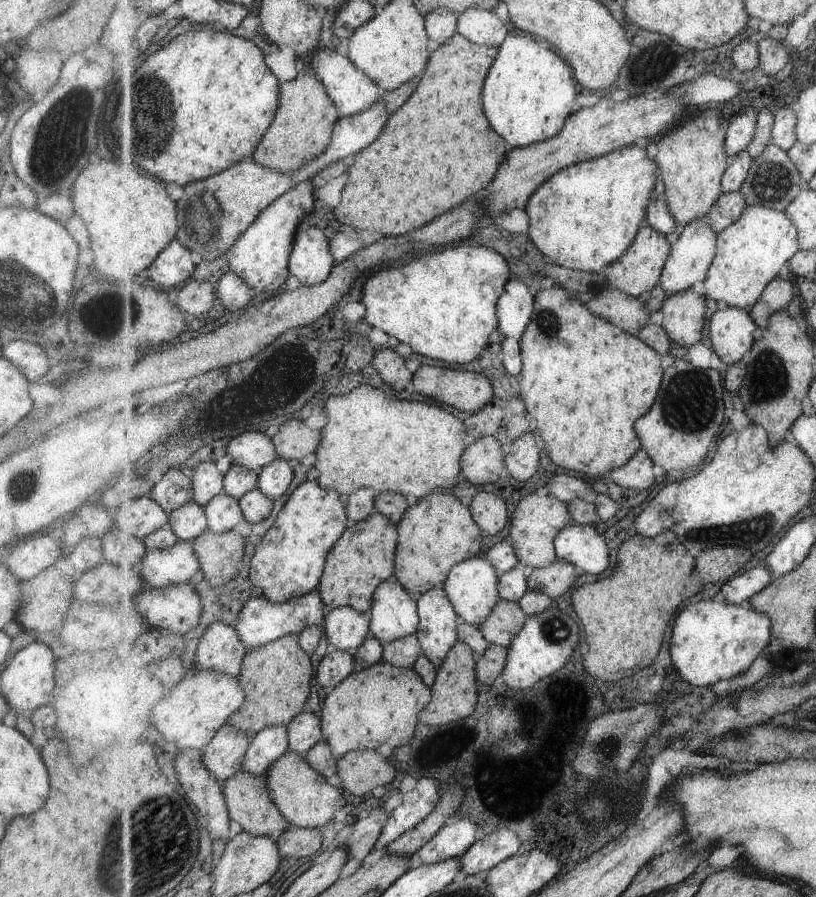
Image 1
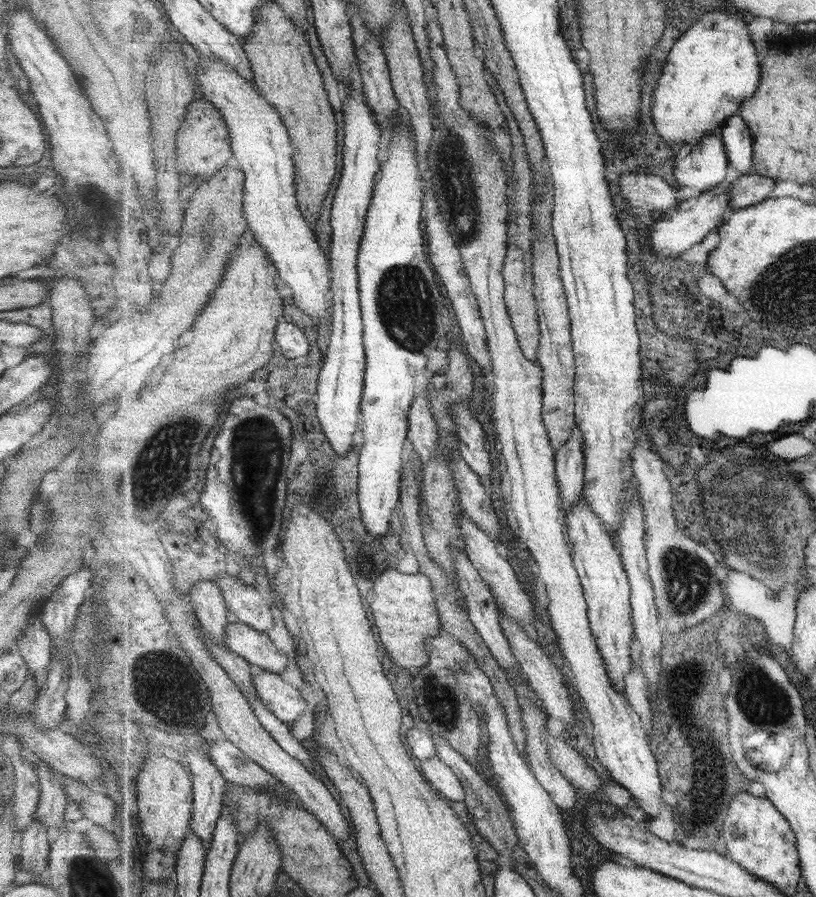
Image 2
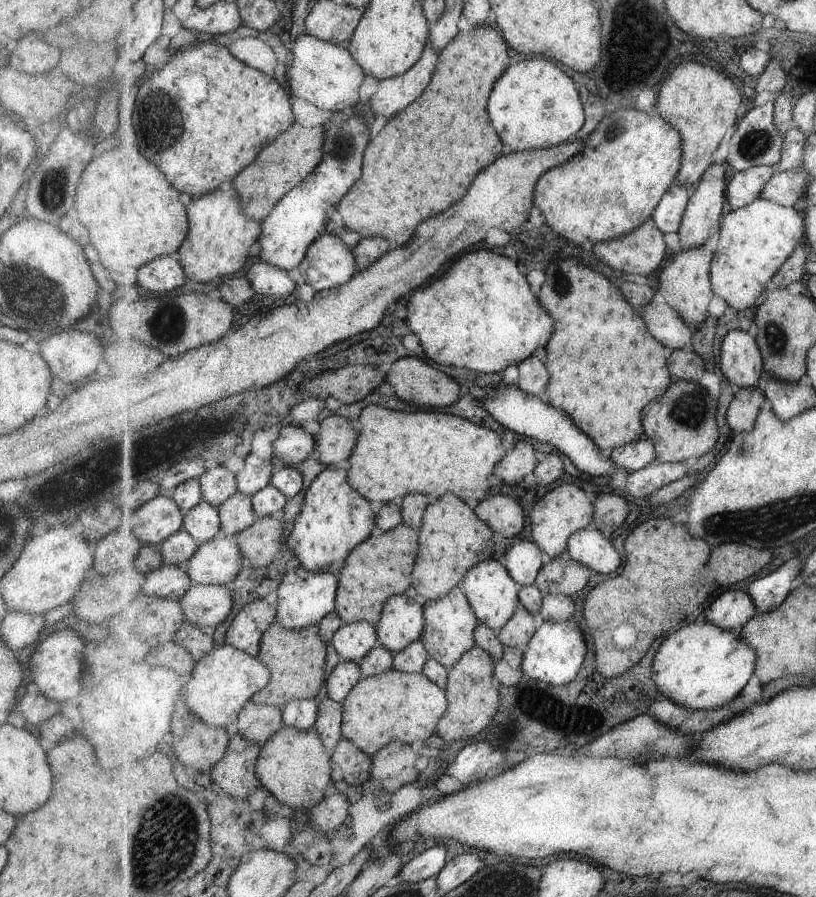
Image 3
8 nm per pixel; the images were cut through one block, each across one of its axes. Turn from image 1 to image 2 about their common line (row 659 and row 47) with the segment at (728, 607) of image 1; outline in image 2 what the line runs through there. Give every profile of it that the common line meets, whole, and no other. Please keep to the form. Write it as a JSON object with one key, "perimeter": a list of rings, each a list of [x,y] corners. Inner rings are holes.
{"perimeter":[[[727,8],[711,11],[673,45],[651,106],[655,130],[669,146],[720,132],[727,120],[739,113],[743,101],[758,91],[762,67],[749,22],[749,16],[729,14]]]}

